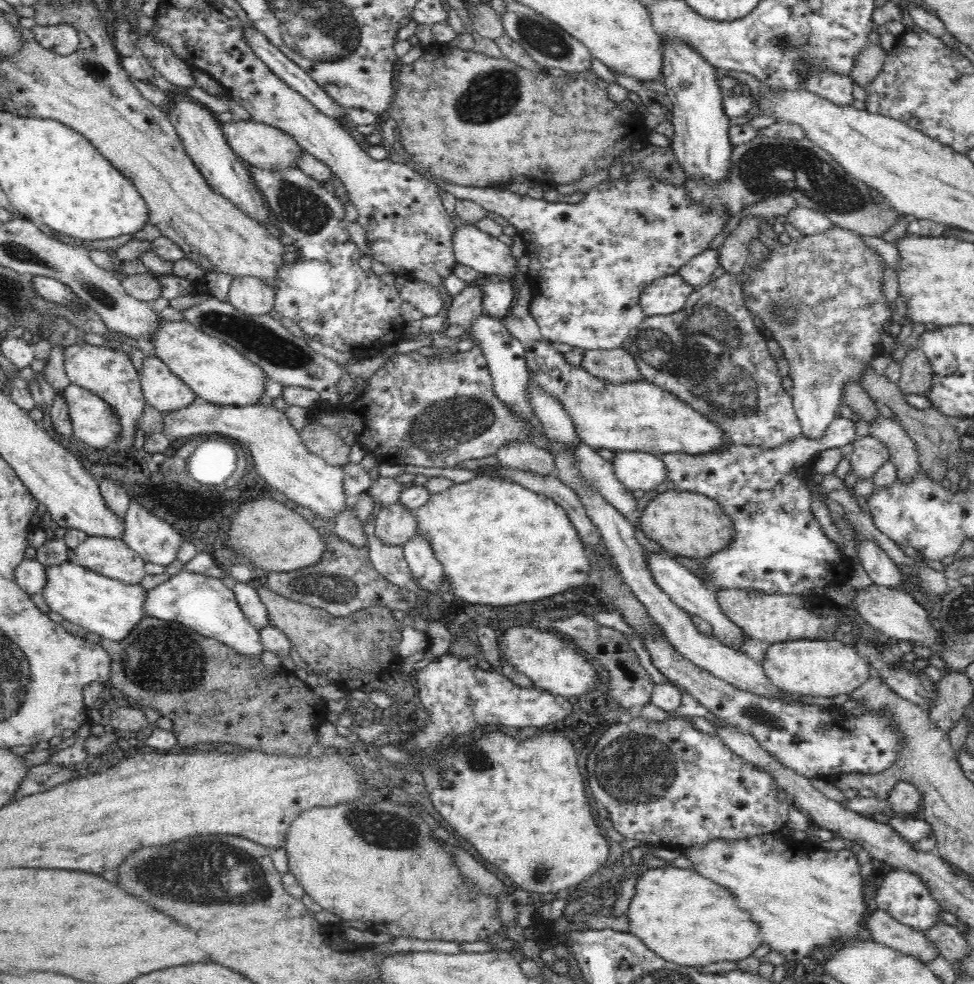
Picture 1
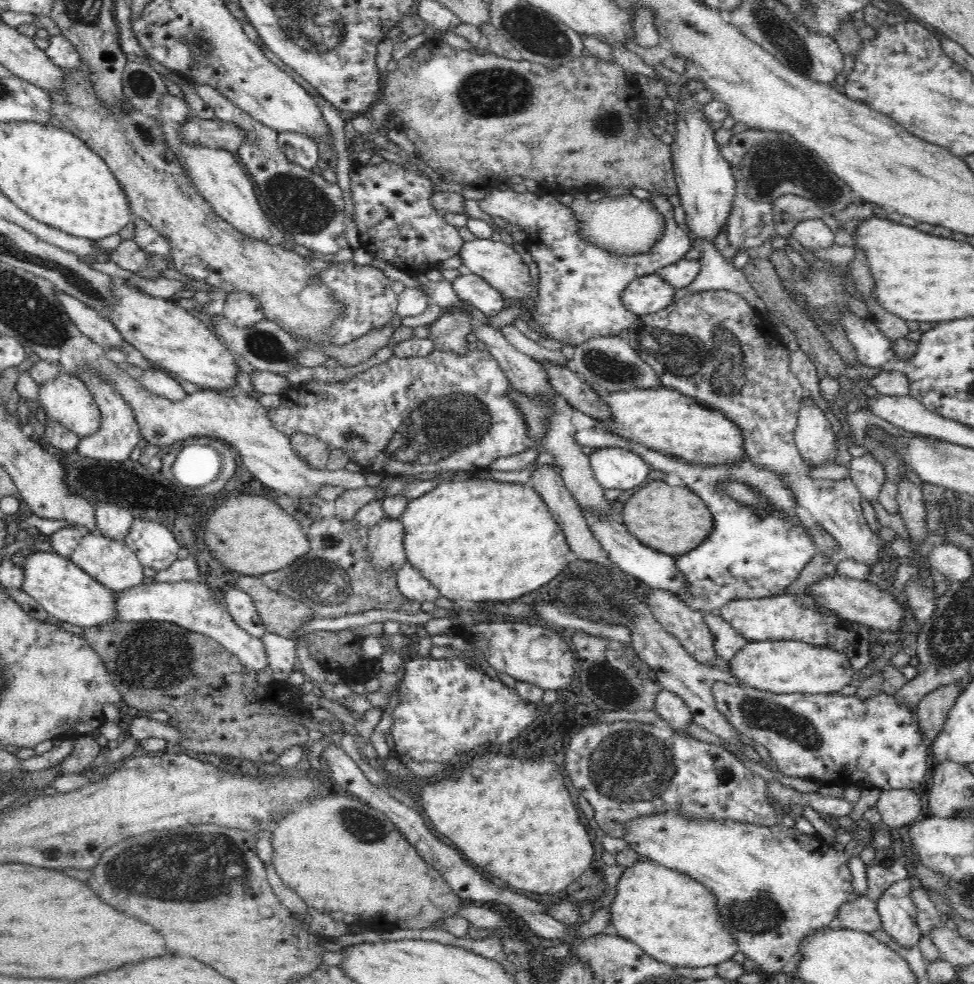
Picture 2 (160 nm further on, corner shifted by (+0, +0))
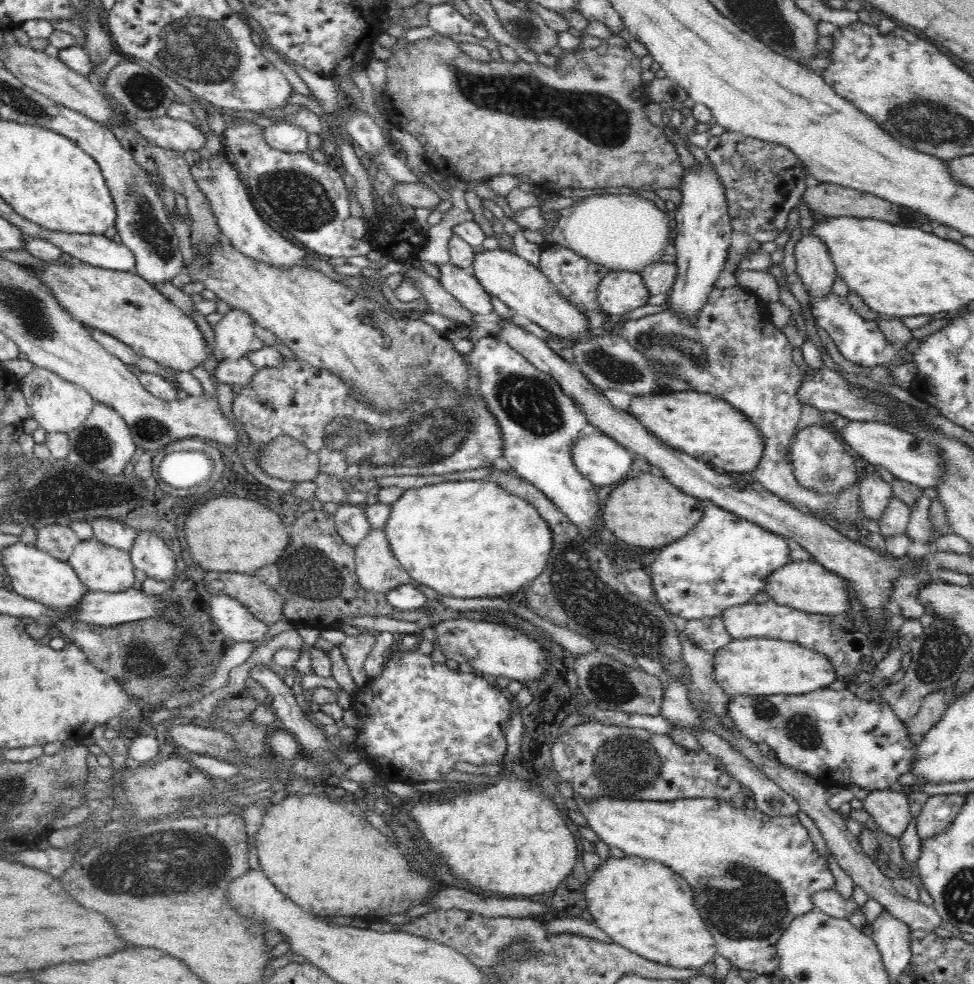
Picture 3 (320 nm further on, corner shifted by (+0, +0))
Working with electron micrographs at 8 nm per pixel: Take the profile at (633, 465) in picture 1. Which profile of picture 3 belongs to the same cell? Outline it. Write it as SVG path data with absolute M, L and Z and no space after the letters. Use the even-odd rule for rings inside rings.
M594 429L575 440L571 457L578 472L600 487L616 485L628 478L633 461L628 449Z

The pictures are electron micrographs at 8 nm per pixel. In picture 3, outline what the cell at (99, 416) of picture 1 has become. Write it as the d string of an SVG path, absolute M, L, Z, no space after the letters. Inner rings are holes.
M36 367L28 376L22 379L21 392L28 401L31 418L48 432L68 433L84 424L90 416L95 401L84 388L62 379L46 368Z

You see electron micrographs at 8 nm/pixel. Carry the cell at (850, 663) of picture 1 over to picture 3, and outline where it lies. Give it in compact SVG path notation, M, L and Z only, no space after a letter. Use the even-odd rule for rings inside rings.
M734 639L713 653L715 681L729 697L804 694L832 684L835 672L825 654L784 640Z

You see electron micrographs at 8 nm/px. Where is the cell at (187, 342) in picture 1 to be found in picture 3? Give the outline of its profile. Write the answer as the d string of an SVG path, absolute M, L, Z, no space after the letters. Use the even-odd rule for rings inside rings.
M57 259L48 261L45 266L44 264L31 266L29 270L35 272L37 277L52 291L60 306L85 327L95 328L110 336L115 336L124 344L130 345L138 355L154 360L165 368L172 368L175 372L192 372L194 368L204 366L209 350L206 339L194 320L135 272L113 271L74 259L68 265Z

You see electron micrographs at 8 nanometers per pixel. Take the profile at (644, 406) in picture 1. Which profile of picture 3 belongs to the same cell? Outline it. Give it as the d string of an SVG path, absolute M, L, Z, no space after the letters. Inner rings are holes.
M690 389L634 396L629 412L664 444L711 463L718 471L753 473L766 448L765 439L757 425L742 411L732 407L732 404L712 394Z

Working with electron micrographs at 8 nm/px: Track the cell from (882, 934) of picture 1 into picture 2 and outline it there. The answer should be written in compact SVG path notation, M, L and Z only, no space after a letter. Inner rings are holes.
M860 895L857 900L844 902L836 914L836 921L842 928L870 934L873 930L883 930L878 906L866 895Z

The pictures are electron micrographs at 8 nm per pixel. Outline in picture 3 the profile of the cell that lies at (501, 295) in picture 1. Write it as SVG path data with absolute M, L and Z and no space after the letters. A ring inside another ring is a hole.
M439 264L442 286L458 299L464 308L476 315L485 315L493 310L490 295L479 283L474 274L467 273L463 268L452 264Z

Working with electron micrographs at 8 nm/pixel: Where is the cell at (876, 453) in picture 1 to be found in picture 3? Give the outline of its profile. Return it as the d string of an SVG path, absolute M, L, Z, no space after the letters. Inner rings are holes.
M868 473L861 480L860 505L863 518L879 524L880 516L893 500L893 489L878 473Z

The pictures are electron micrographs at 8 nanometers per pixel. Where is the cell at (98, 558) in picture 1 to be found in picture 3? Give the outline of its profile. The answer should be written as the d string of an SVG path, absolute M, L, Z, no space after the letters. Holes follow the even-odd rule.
M98 539L80 541L67 561L80 577L81 583L90 591L124 592L134 584L135 566L131 561L131 553L108 546Z

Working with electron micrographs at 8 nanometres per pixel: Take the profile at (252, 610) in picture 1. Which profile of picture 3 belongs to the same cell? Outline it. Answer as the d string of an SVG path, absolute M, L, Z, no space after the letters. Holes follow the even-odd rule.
M212 595L209 599L210 616L219 630L232 641L262 641L268 625L256 618L248 609L231 596Z

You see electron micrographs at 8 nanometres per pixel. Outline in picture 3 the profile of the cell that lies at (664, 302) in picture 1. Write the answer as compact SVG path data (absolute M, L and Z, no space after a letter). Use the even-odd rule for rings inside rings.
M608 271L607 275L600 281L597 290L597 301L603 312L607 314L623 315L635 308L646 305L651 294L645 287L642 275L630 271Z

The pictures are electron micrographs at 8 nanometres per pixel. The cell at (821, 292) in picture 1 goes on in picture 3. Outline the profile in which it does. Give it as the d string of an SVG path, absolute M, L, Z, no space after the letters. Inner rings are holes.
M820 425L808 426L798 432L791 446L791 462L793 463L794 476L800 487L816 491L822 495L838 495L846 491L852 484L858 482L857 464L859 459L849 450L839 438L837 432L828 432Z

